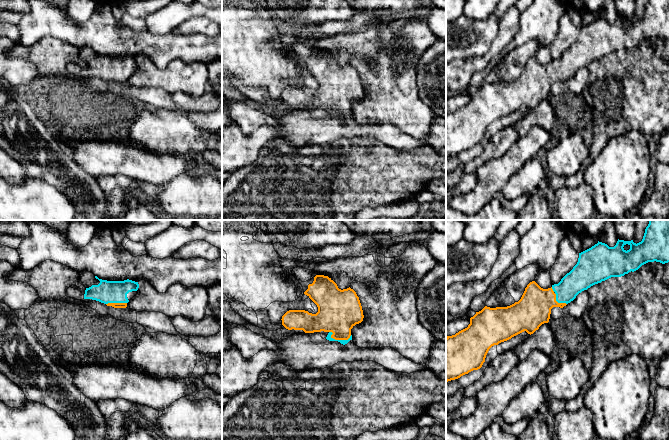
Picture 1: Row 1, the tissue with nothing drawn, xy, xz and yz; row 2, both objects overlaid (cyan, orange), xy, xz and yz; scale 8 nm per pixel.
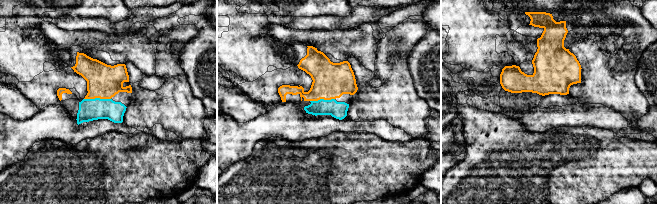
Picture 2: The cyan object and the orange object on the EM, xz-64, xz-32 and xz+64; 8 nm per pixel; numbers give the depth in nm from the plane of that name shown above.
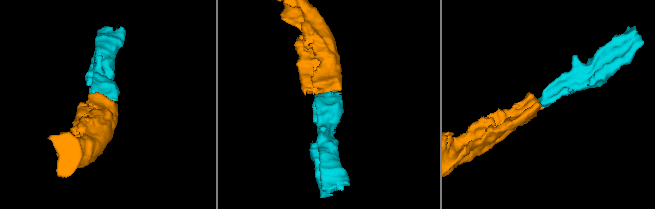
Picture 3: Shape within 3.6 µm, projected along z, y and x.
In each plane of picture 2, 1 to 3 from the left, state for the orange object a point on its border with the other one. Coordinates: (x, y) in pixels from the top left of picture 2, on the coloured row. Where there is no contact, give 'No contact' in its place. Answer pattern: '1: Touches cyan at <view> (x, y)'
1: Touches cyan at xz-64 (97, 98)
2: Touches cyan at xz-32 (322, 99)
3: No contact

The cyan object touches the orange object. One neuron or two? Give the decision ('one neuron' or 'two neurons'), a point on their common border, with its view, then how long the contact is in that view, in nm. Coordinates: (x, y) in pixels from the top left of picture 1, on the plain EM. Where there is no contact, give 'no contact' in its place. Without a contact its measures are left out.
one neuron | xz (338, 116) | 190 nm

